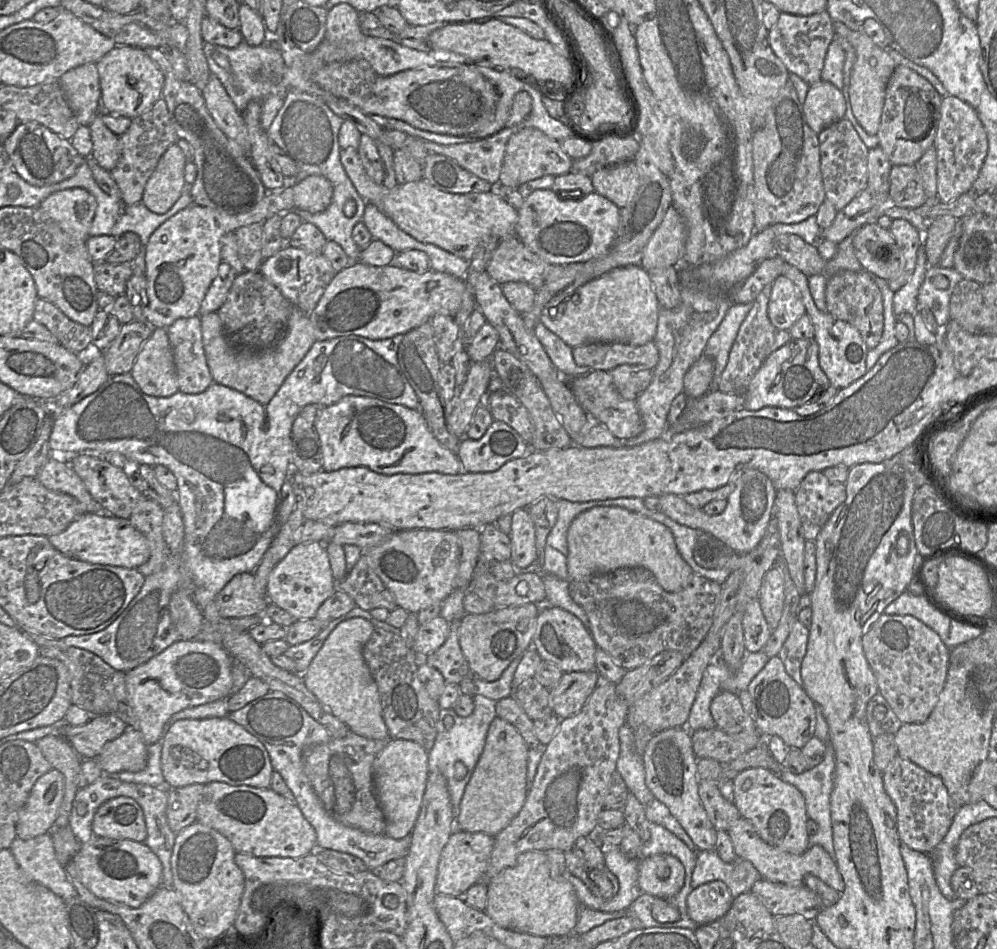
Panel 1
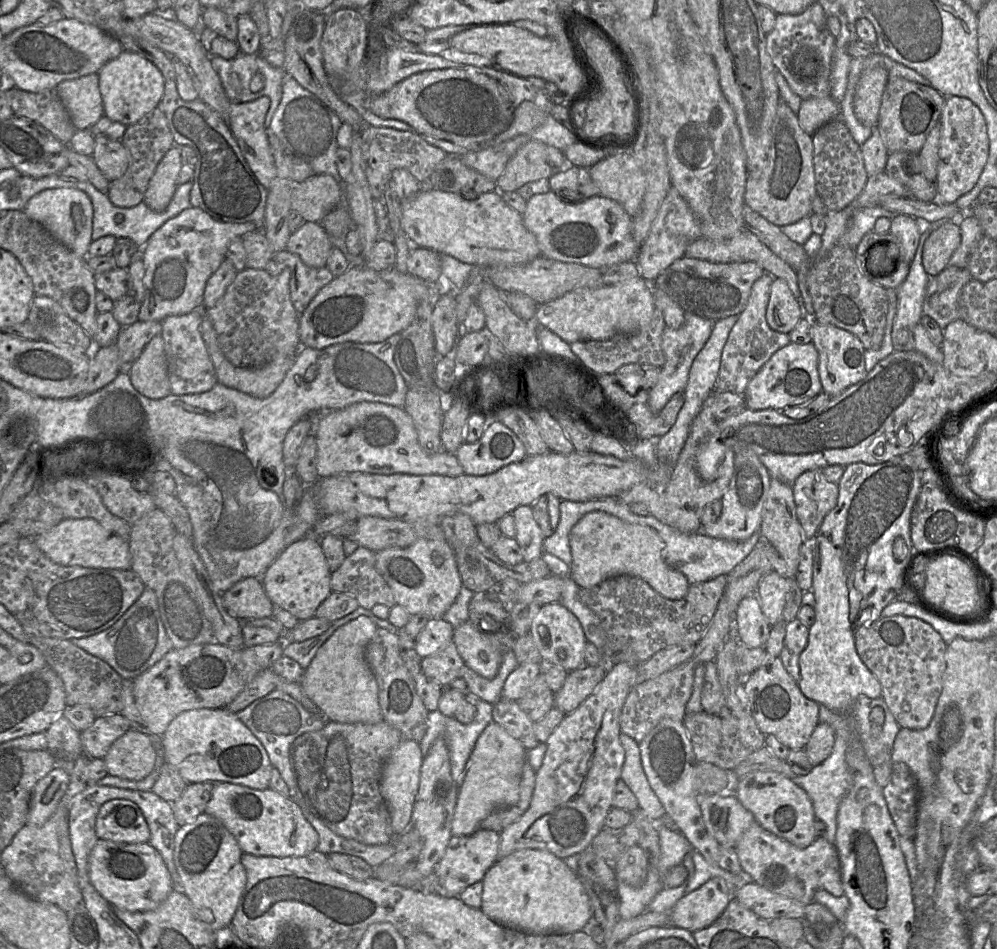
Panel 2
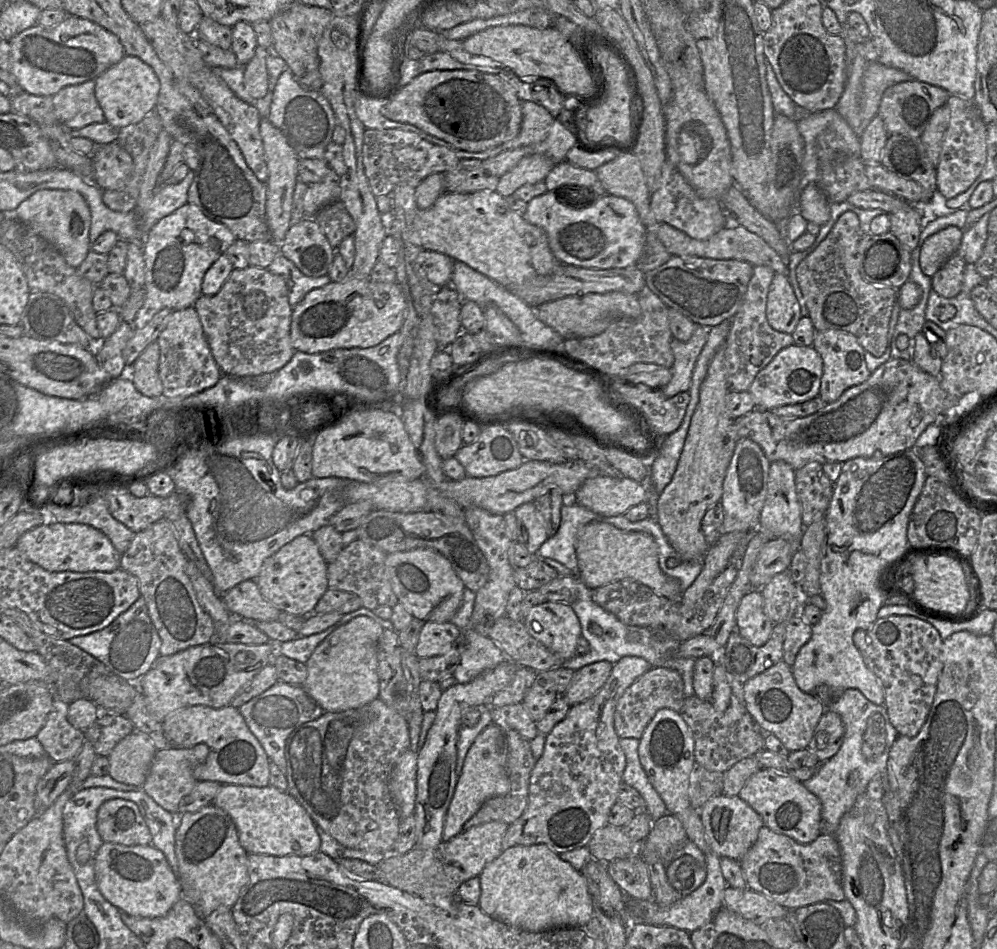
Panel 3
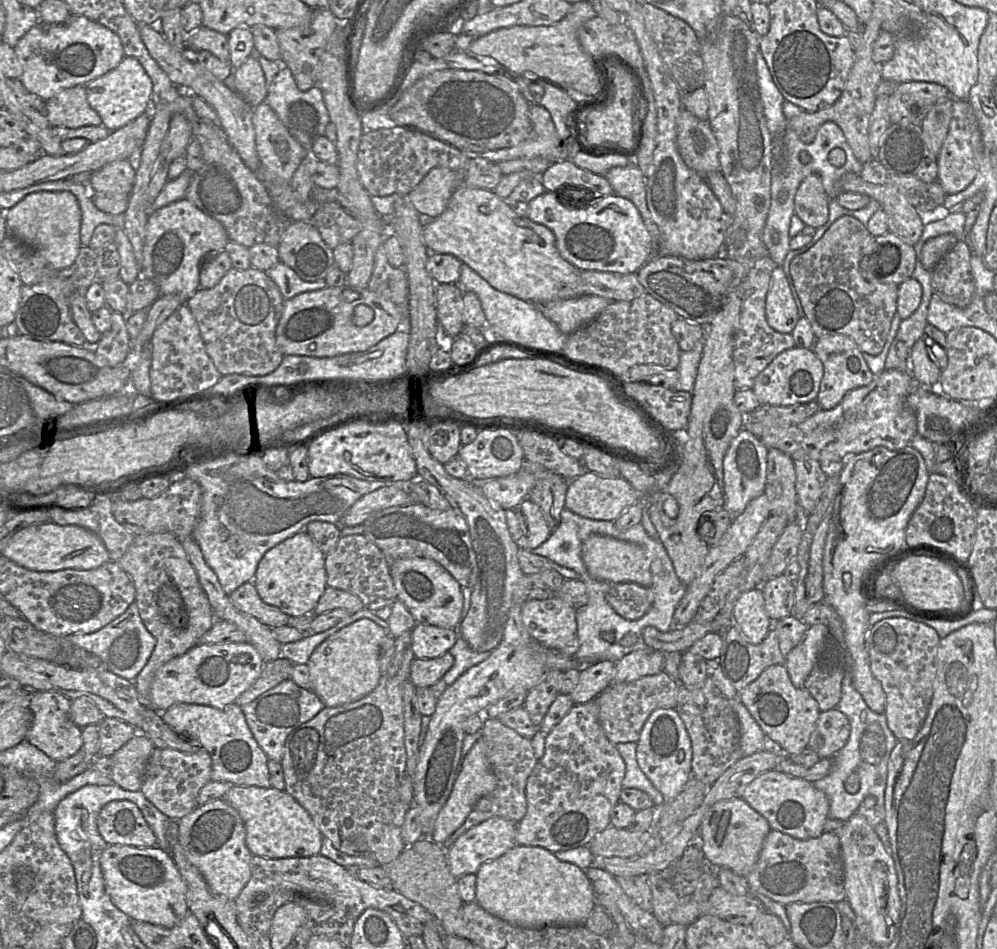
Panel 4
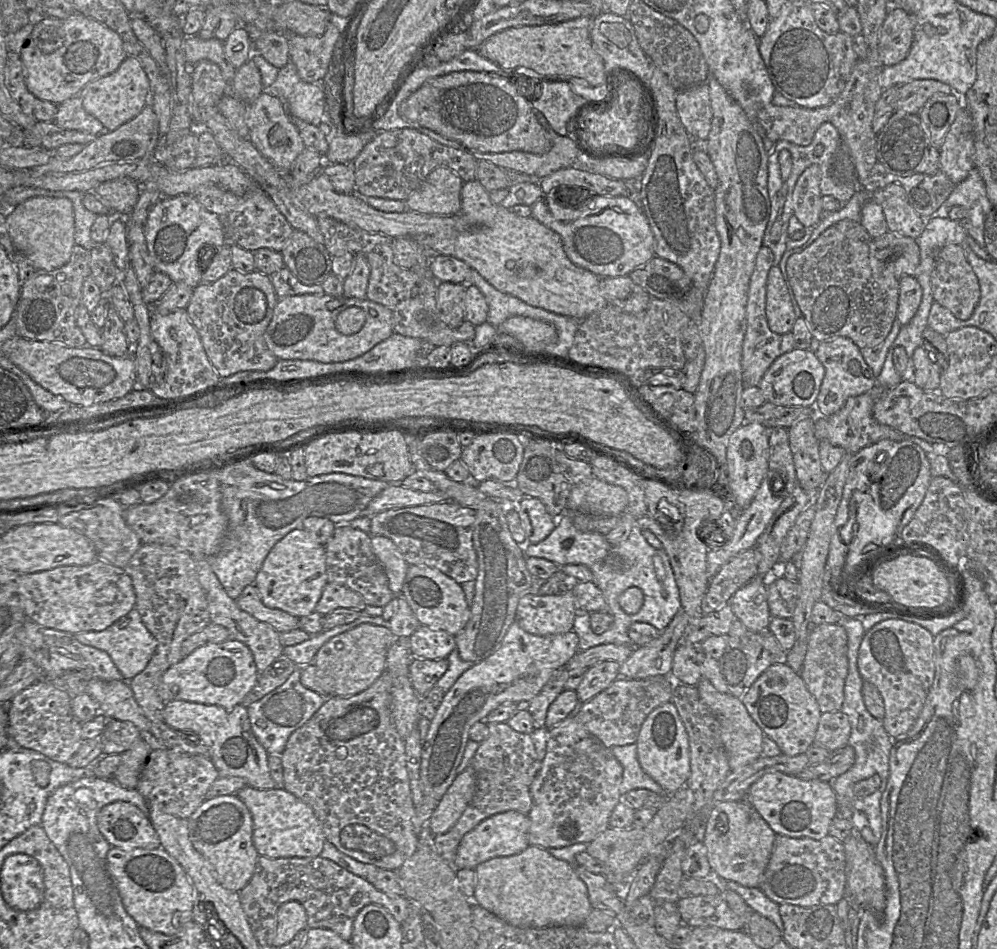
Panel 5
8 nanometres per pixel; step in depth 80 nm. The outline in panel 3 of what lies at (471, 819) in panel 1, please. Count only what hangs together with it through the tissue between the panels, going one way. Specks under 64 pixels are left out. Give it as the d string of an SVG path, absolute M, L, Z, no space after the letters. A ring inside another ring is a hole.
M490 723L475 738L457 781L453 798L446 813L442 844L463 831L464 824L479 810L489 798L502 796L509 792L510 781L506 767L506 741L504 732L494 723Z

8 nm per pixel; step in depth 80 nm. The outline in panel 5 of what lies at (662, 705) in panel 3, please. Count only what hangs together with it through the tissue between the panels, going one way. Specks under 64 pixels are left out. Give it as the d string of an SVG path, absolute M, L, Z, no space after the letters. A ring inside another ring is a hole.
M655 676L648 679L618 677L596 696L580 703L574 715L586 730L607 748L634 744L646 717L657 707L671 702L675 683L672 676Z

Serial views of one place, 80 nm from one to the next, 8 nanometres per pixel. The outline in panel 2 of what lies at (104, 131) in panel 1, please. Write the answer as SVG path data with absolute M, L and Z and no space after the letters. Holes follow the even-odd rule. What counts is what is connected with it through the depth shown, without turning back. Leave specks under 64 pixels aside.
M106 135L94 136L94 140L92 158L102 174L110 182L123 176L129 166L129 154L121 140Z

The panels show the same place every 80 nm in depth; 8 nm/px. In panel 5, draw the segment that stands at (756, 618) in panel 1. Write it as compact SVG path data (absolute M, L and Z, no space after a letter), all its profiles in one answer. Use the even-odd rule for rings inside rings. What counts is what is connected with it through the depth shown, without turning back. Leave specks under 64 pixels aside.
M756 577L738 589L730 599L734 615L753 632L767 630L772 618L767 586Z

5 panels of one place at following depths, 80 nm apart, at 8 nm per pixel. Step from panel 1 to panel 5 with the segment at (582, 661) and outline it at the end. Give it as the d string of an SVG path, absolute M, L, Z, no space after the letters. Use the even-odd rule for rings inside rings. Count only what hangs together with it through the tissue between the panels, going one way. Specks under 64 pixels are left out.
M571 589L558 595L528 592L518 602L515 622L533 635L563 634L572 630L579 611Z

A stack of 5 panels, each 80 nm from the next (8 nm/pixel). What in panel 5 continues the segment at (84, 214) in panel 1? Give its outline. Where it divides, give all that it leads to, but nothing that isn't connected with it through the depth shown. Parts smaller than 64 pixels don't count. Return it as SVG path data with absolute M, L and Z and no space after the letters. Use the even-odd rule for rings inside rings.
M36 196L6 210L6 226L16 252L23 255L36 270L54 270L70 259L75 245L75 218L72 202L65 197Z

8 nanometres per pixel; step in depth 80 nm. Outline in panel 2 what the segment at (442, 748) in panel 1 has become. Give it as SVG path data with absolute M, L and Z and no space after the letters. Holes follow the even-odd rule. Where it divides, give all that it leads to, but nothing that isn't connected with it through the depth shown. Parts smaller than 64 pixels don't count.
M474 698L473 701L476 706L476 714L470 723L463 724L454 716L445 716L439 709L429 712L427 730L419 742L425 757L434 740L438 737L444 738L449 750L451 774L455 774L455 776L461 774L464 777L466 763L478 737L493 720L493 704L480 698Z

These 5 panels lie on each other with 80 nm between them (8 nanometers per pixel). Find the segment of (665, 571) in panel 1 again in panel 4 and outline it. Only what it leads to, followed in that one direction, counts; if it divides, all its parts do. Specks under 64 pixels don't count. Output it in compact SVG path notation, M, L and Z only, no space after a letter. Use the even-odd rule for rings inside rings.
M592 534L582 544L581 556L591 577L609 583L633 582L644 587L652 583L650 562L638 544L610 536Z

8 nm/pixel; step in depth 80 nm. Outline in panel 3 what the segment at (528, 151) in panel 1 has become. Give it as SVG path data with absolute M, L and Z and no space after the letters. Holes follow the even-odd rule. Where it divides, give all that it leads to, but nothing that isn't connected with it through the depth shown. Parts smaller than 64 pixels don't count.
M542 154L525 156L514 168L500 177L496 191L503 197L509 197L523 185L544 181L555 165L550 158Z

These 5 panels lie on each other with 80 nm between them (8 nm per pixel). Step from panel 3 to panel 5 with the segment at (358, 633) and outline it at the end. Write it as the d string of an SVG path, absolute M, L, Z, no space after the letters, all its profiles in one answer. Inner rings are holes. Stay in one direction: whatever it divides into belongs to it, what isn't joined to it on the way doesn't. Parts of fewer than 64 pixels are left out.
M364 623L334 636L327 641L316 653L313 664L332 680L333 691L331 696L352 696L367 689L381 676L382 672L385 670L388 650L395 639L396 637L390 628Z

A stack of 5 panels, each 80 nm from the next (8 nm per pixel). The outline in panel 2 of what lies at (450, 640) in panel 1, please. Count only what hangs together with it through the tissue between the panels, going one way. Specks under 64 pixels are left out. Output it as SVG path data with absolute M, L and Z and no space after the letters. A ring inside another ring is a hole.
M450 641L439 652L425 657L421 661L422 673L442 687L450 687L451 682L460 677L459 672L465 665L457 647Z

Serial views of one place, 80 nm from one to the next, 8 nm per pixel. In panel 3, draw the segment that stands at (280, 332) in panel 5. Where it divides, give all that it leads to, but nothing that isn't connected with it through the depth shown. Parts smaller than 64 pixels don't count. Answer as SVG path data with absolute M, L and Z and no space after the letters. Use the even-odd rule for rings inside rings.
M351 274L342 282L330 282L308 292L292 309L290 339L295 351L316 354L333 349L370 348L398 332L404 322L406 301L399 285L375 282L370 277L357 278Z

